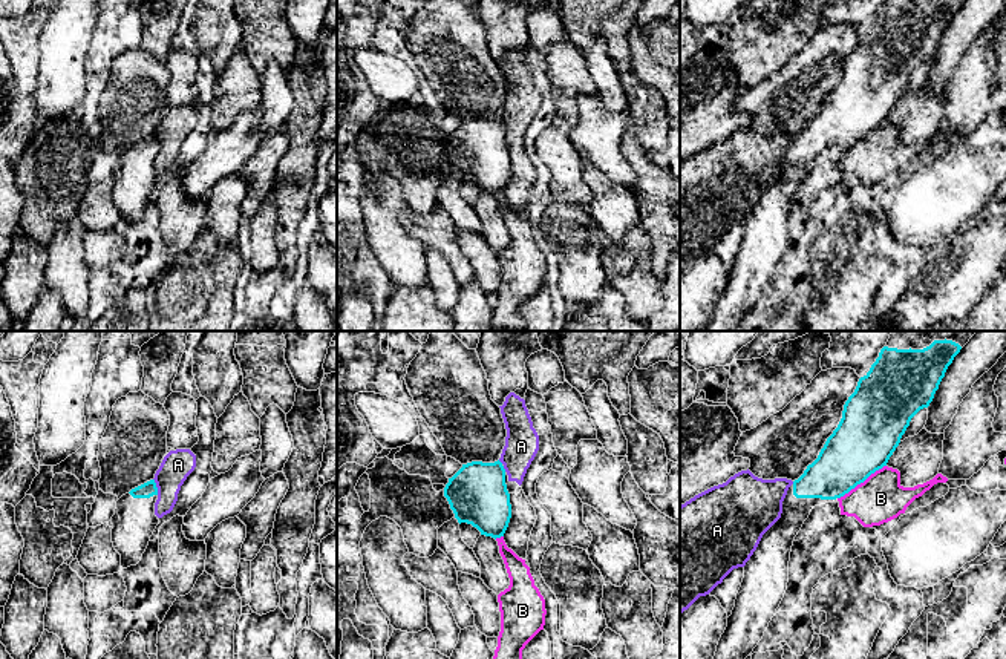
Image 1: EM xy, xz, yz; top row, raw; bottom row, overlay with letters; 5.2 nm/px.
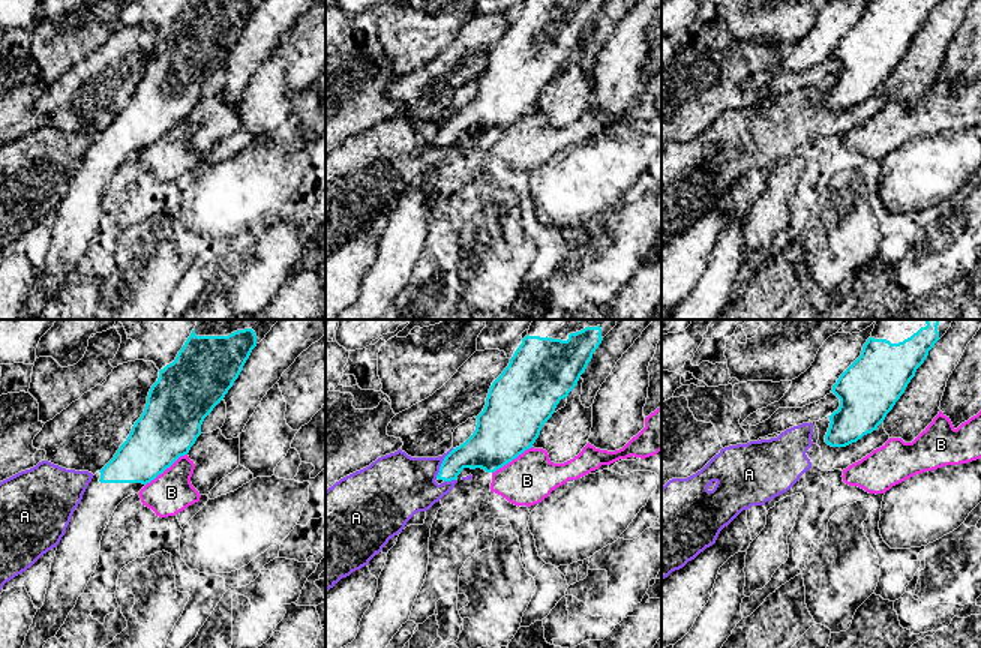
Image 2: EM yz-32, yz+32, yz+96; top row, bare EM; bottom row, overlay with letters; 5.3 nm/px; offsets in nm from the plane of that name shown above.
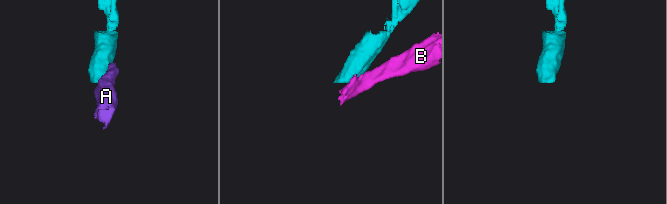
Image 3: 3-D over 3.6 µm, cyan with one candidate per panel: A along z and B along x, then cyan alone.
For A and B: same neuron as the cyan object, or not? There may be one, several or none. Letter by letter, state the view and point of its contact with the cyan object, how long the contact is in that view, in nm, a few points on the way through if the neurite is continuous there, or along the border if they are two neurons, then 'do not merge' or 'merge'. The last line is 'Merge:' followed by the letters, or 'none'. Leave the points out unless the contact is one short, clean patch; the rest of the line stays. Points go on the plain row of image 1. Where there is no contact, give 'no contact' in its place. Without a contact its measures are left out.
A: xy (155, 143) | 90 nm | along xy (153, 135), (158, 150) | do not merge
B: yz (861, 138) | 320 nm | along yz (885, 121), (838, 155) | do not merge
Merge: none

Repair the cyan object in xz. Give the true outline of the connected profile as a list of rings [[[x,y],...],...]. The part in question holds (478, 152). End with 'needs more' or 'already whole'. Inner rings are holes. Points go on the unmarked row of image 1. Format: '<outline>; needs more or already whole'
[[[499,116],[462,121],[449,135],[444,153],[459,181],[472,181],[481,192],[495,196],[504,193],[511,175],[511,161],[505,141],[505,126]]]; already whole

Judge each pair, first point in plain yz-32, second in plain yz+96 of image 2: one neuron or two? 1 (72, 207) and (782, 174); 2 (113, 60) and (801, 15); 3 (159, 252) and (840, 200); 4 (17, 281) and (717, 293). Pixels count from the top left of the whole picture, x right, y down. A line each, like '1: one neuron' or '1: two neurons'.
1: two neurons
2: two neurons
3: one neuron
4: two neurons

